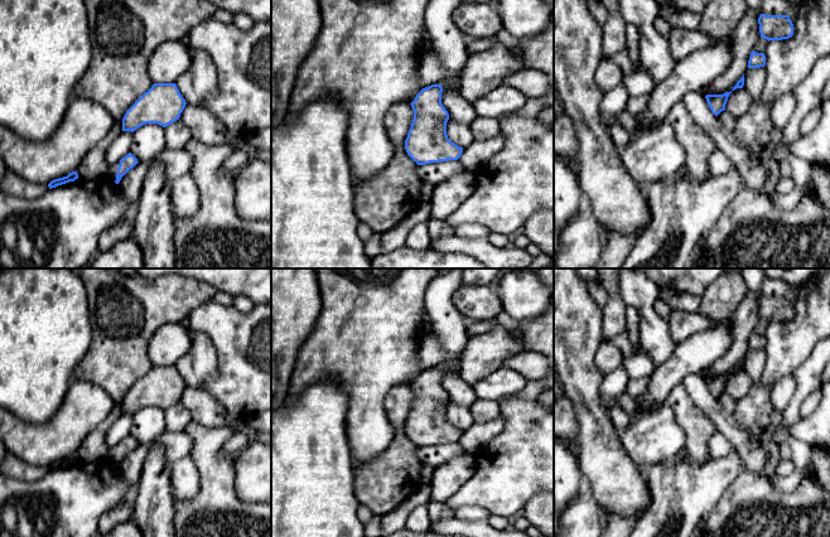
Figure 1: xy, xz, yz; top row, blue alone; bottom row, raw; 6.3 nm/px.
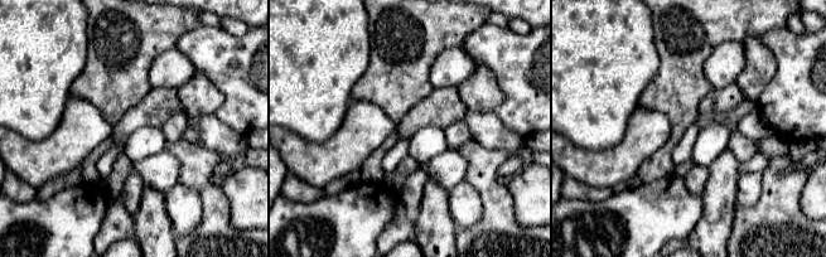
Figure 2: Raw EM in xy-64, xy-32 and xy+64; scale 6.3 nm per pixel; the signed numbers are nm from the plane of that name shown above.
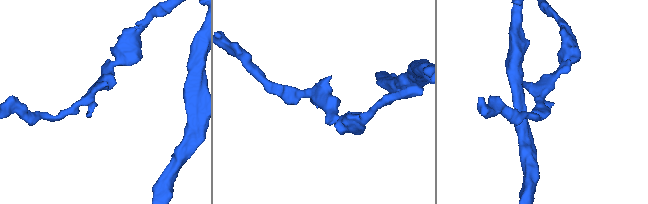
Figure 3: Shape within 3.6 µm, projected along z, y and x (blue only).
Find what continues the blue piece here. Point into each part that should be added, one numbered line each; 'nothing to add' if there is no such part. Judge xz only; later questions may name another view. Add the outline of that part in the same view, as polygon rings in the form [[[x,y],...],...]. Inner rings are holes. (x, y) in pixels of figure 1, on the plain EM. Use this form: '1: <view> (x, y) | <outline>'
nothing to add

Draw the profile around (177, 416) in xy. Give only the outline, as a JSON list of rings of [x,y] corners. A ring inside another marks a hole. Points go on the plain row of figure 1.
[[[180,402],[174,403],[164,411],[167,430],[175,434],[184,434],[185,427],[192,421],[189,411]]]

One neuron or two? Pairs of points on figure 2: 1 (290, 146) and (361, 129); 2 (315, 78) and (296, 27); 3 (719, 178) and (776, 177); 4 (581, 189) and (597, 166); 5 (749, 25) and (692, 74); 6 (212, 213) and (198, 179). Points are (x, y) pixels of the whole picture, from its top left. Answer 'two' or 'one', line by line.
1: one
2: one
3: two
4: two
5: one
6: one

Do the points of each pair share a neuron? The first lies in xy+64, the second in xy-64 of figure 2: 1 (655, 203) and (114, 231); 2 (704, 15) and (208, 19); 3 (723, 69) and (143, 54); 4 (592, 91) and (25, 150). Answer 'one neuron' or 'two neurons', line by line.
1: two neurons
2: two neurons
3: two neurons
4: two neurons

